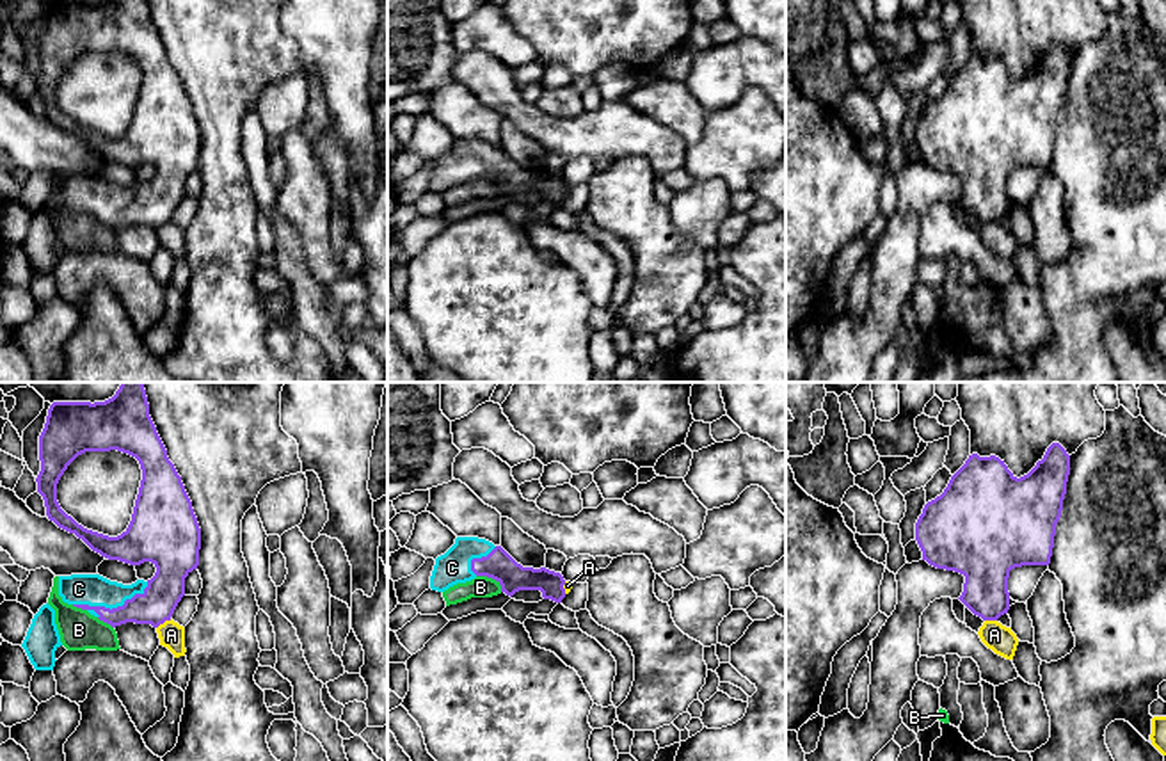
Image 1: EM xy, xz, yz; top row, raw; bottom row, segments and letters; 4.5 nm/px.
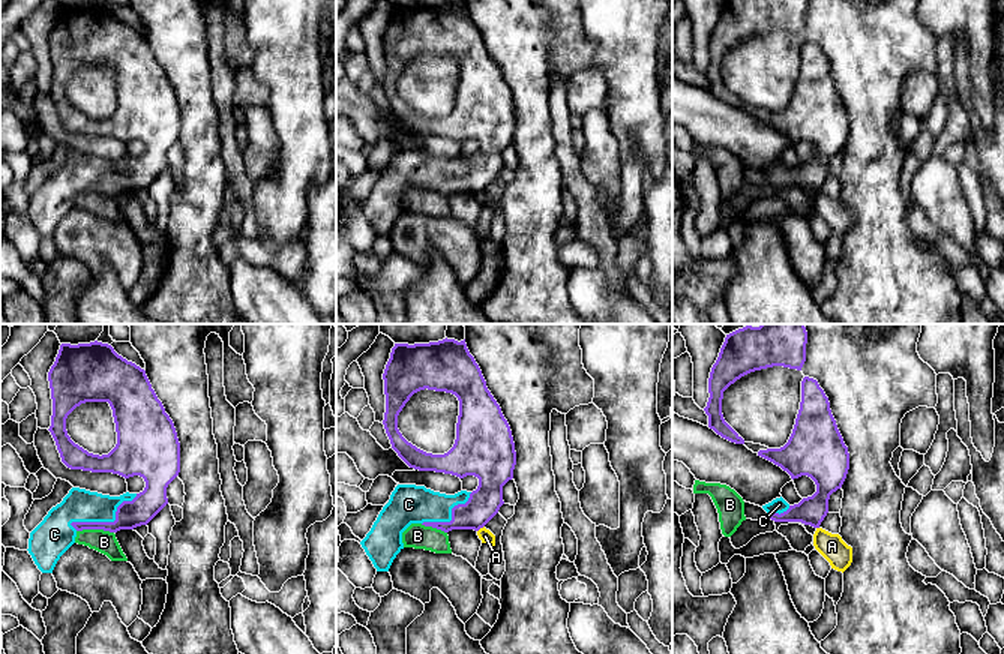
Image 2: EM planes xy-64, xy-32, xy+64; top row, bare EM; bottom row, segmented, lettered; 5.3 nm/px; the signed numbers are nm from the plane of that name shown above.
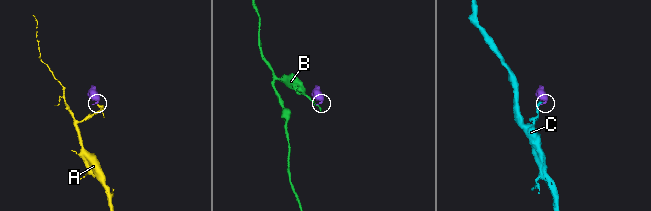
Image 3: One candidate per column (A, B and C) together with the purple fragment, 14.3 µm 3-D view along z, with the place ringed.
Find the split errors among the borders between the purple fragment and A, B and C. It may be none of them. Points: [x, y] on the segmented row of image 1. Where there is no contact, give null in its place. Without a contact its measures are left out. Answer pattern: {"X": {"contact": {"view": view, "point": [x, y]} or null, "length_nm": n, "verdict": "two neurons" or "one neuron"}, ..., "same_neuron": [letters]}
{"A": {"contact": {"view": "xy", "point": [164, 621]}, "length_nm": 80, "verdict": "two neurons"}, "B": {"contact": {"view": "xz", "point": [491, 576]}, "length_nm": 140, "verdict": "two neurons"}, "C": {"contact": {"view": "xy", "point": [112, 608]}, "length_nm": 360, "verdict": "one neuron"}, "same_neuron": ["C"]}

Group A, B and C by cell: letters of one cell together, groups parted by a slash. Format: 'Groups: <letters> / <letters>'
Groups: A / B / C

